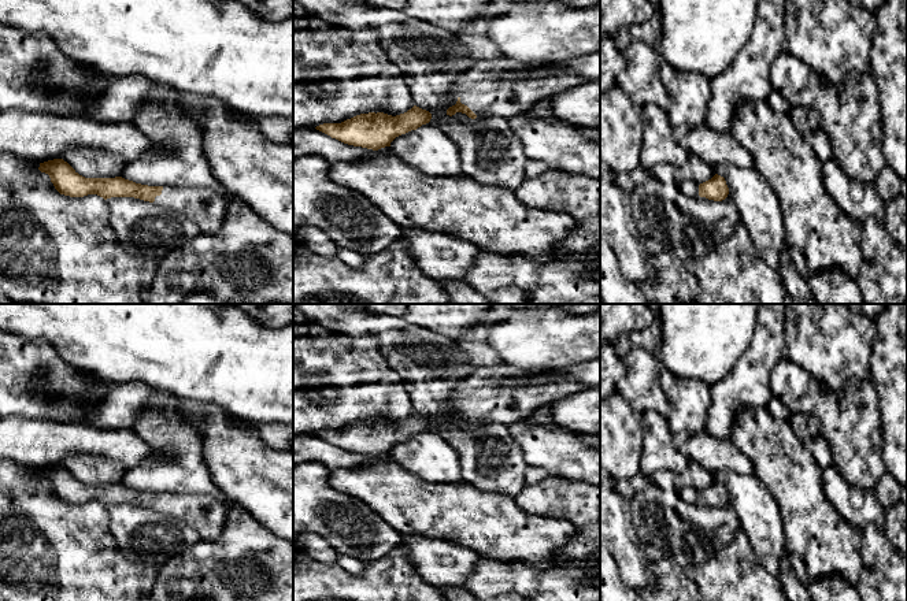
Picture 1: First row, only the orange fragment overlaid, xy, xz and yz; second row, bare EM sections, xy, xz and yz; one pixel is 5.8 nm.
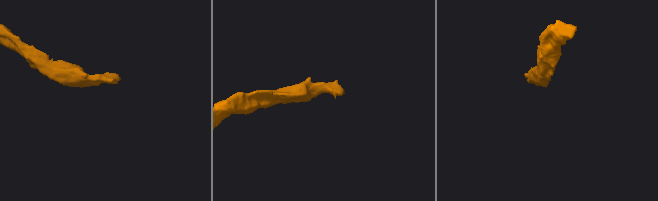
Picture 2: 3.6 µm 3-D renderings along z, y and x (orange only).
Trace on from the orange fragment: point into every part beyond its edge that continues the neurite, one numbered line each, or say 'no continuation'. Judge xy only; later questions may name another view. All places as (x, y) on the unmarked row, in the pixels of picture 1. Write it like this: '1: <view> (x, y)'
1: xy (206, 515)

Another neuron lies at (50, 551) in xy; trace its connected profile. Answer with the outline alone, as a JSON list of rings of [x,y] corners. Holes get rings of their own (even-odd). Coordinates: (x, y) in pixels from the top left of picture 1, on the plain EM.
[[[0,459],[0,596],[5,601],[142,601],[151,593],[160,570],[152,564],[133,563],[121,553],[110,530],[107,507],[97,501],[84,504],[60,501],[51,489],[49,482],[41,479],[38,474],[40,470]]]

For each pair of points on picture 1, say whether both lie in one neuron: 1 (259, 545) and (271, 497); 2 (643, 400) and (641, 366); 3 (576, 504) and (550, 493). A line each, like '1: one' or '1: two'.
1: two
2: one
3: one

